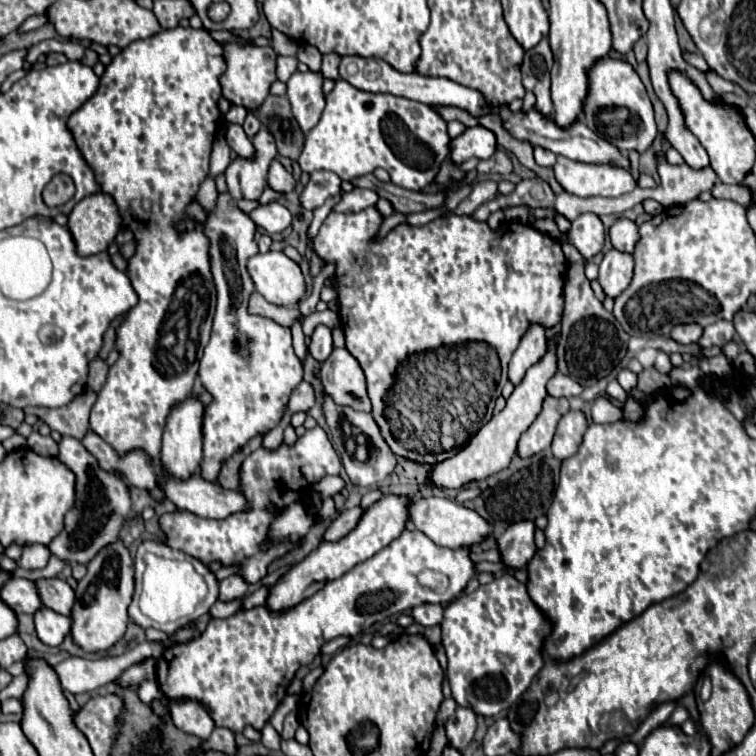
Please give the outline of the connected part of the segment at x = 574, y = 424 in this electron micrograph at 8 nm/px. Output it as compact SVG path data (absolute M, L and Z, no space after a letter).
M569 410L557 424L557 432L551 444L553 456L559 460L565 460L577 454L585 430L587 430L585 414L579 410Z

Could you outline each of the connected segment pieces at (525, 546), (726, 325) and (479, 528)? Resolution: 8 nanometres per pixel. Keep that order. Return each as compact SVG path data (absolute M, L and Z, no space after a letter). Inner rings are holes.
M523 520L511 524L499 538L497 546L503 554L503 562L511 568L523 568L529 564L529 560L535 554L535 522Z
M718 320L704 328L703 335L699 340L701 346L723 346L731 341L735 336L735 328L732 322ZM725 330L725 332L723 332Z
M413 498L409 502L409 520L415 524L419 532L423 532L427 538L431 538L437 546L447 546L447 548L461 548L461 546L473 546L475 542L483 540L487 534L493 532L475 510L469 510L449 498Z

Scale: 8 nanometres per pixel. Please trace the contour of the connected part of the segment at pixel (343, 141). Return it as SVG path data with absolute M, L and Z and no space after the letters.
M337 80L319 124L305 138L297 162L303 172L331 170L341 180L385 168L393 184L421 190L435 180L439 156L449 156L449 142L447 122L431 106L393 94L363 92L345 80Z

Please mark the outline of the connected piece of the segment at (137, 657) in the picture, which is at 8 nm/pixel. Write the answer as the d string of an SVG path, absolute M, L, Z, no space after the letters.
M143 642L123 656L101 658L101 660L83 660L83 658L65 658L55 664L55 672L59 674L61 686L71 694L93 692L107 682L115 680L119 670L141 662L143 658L159 658L165 650L163 642Z

